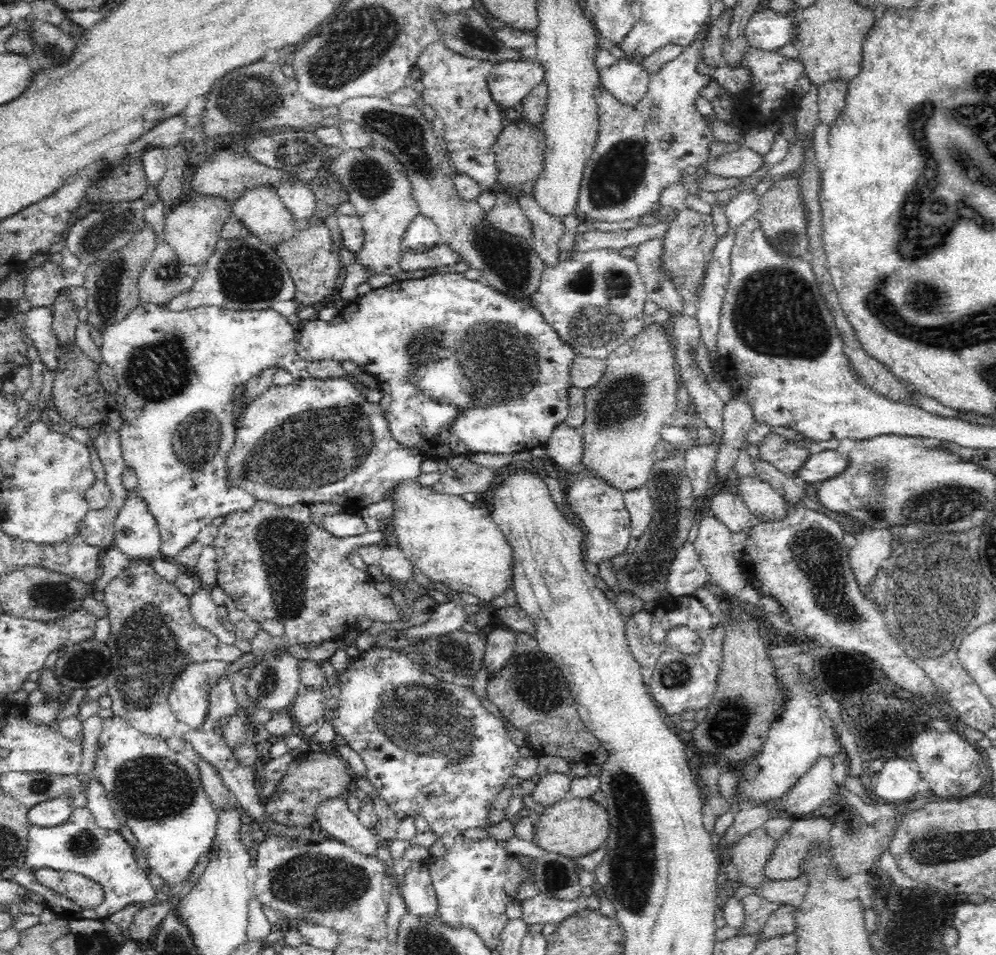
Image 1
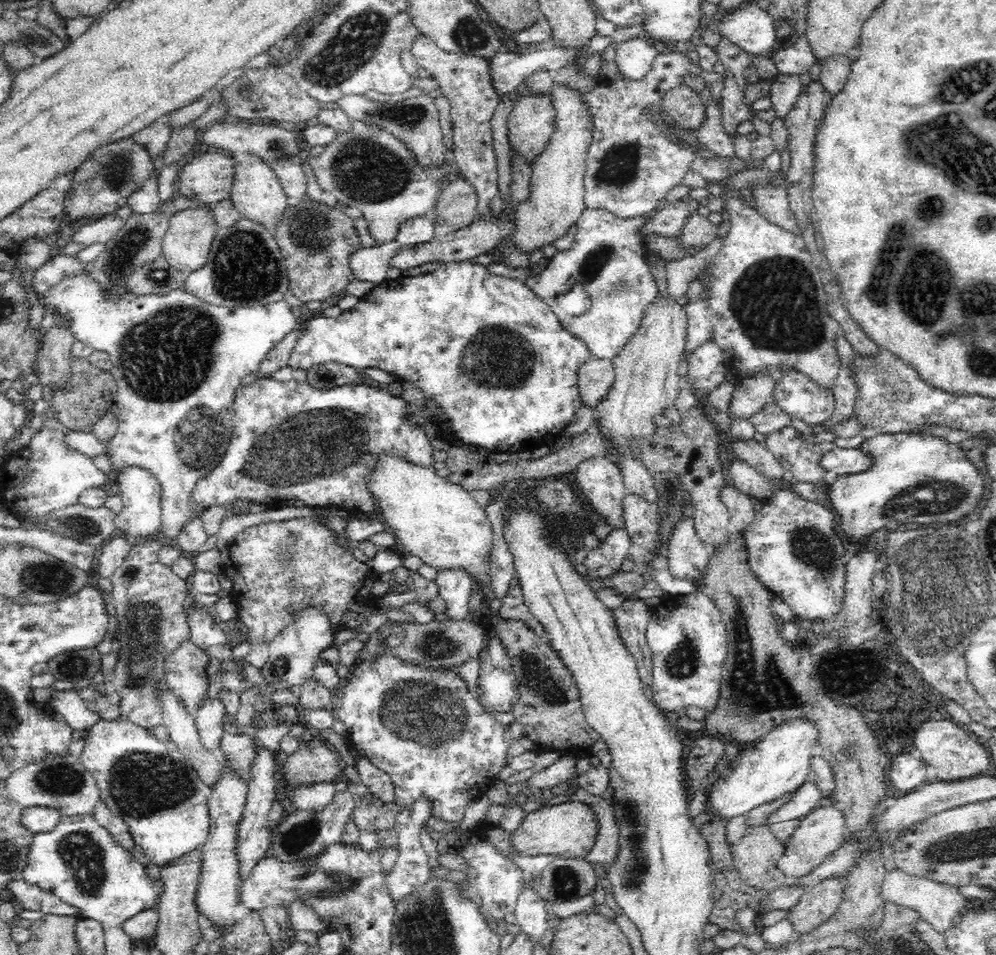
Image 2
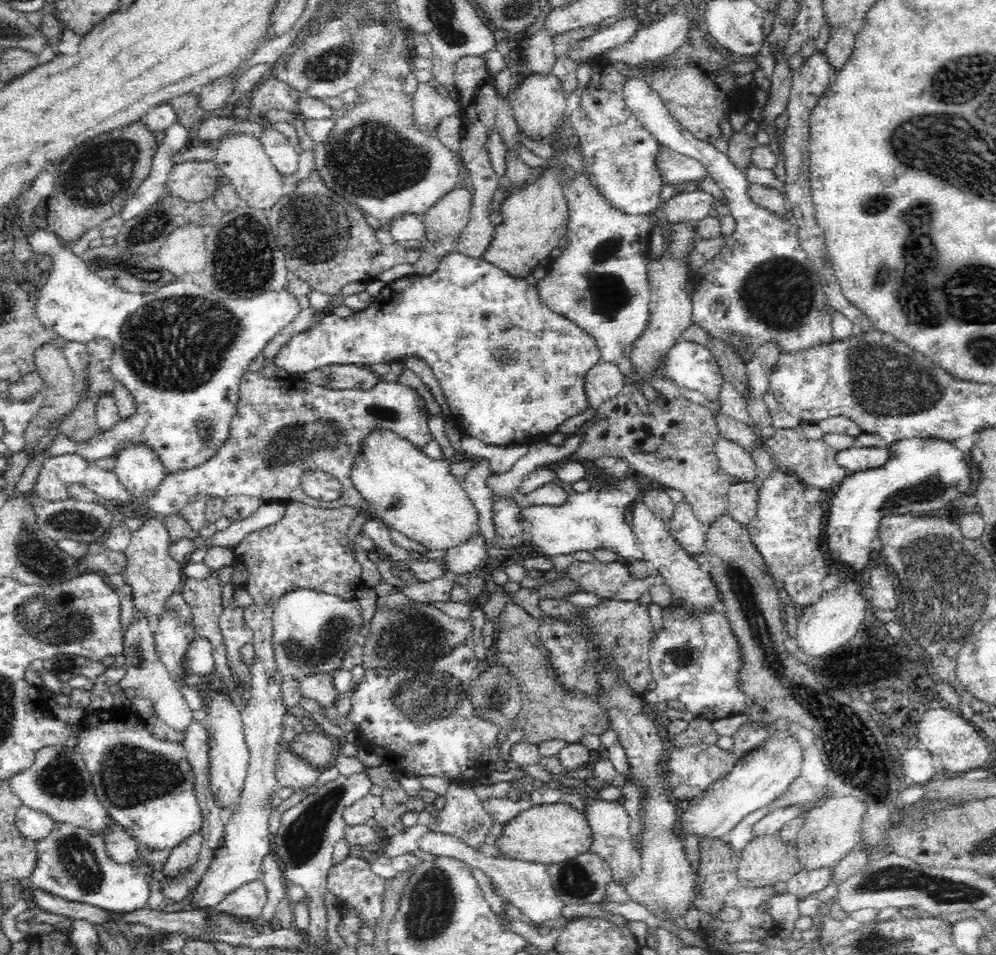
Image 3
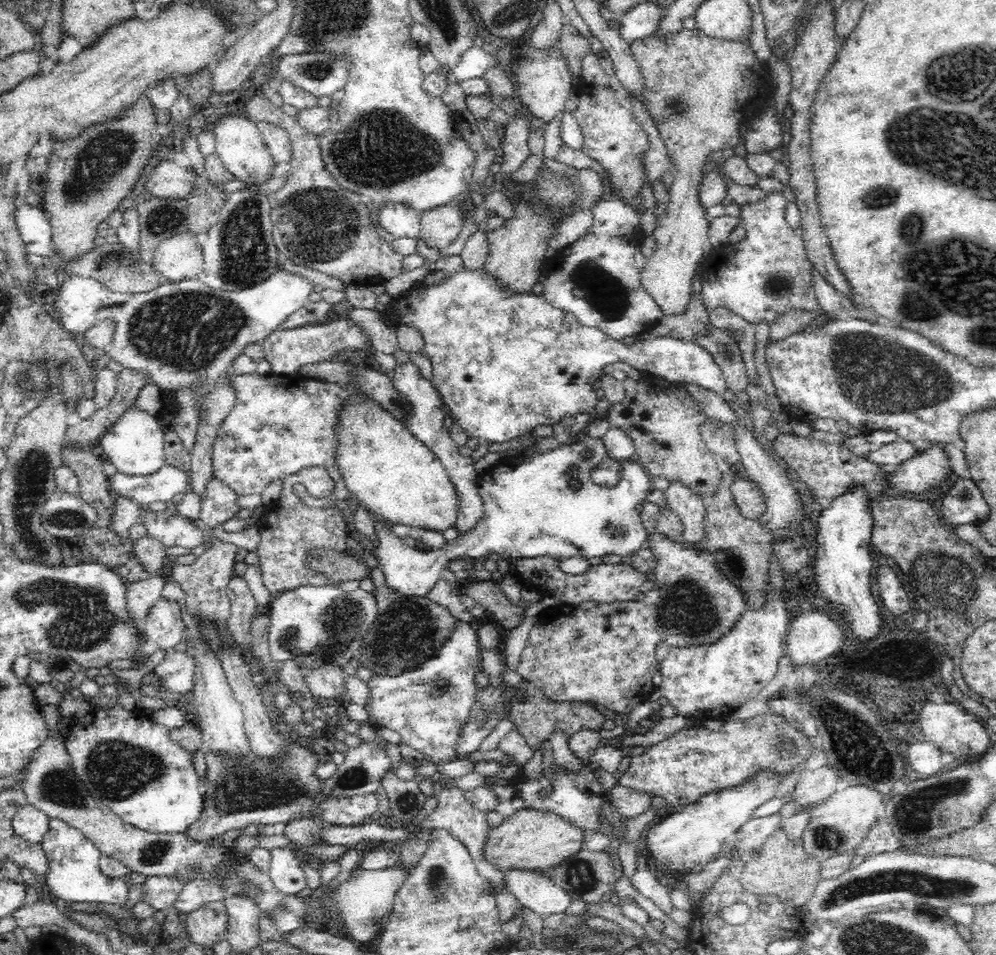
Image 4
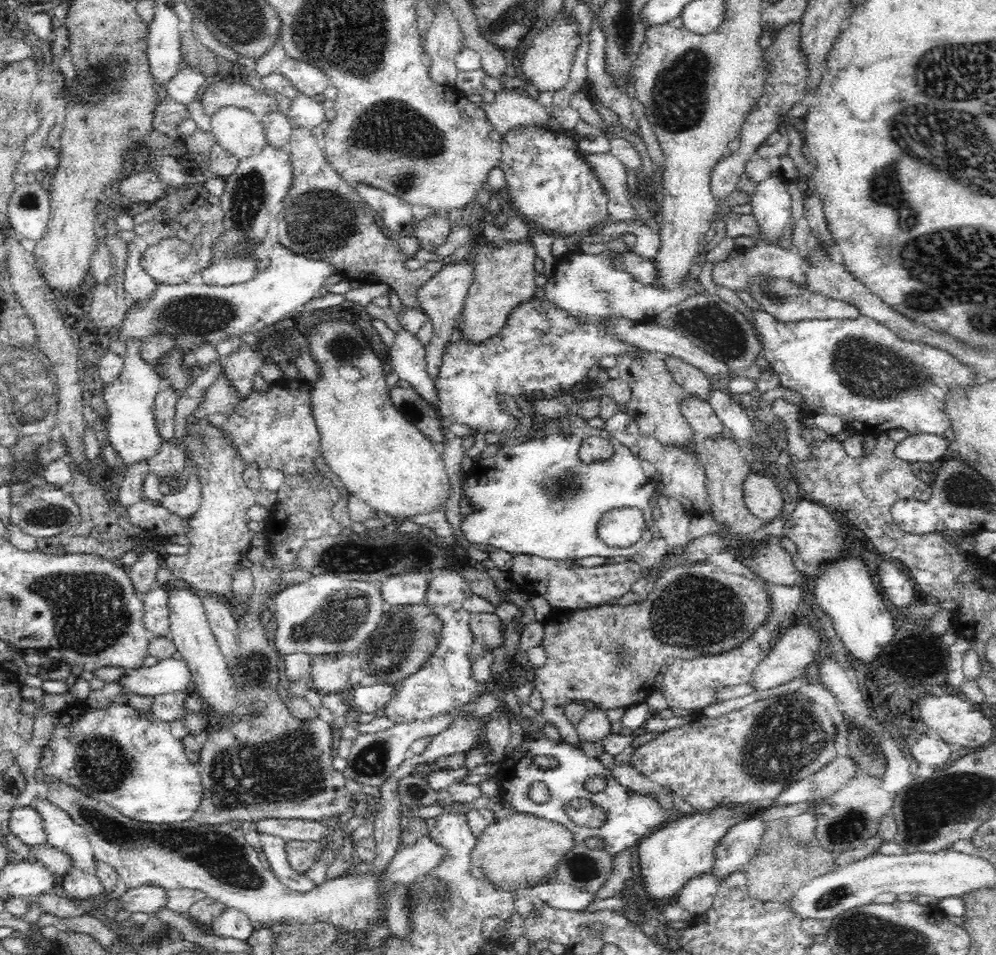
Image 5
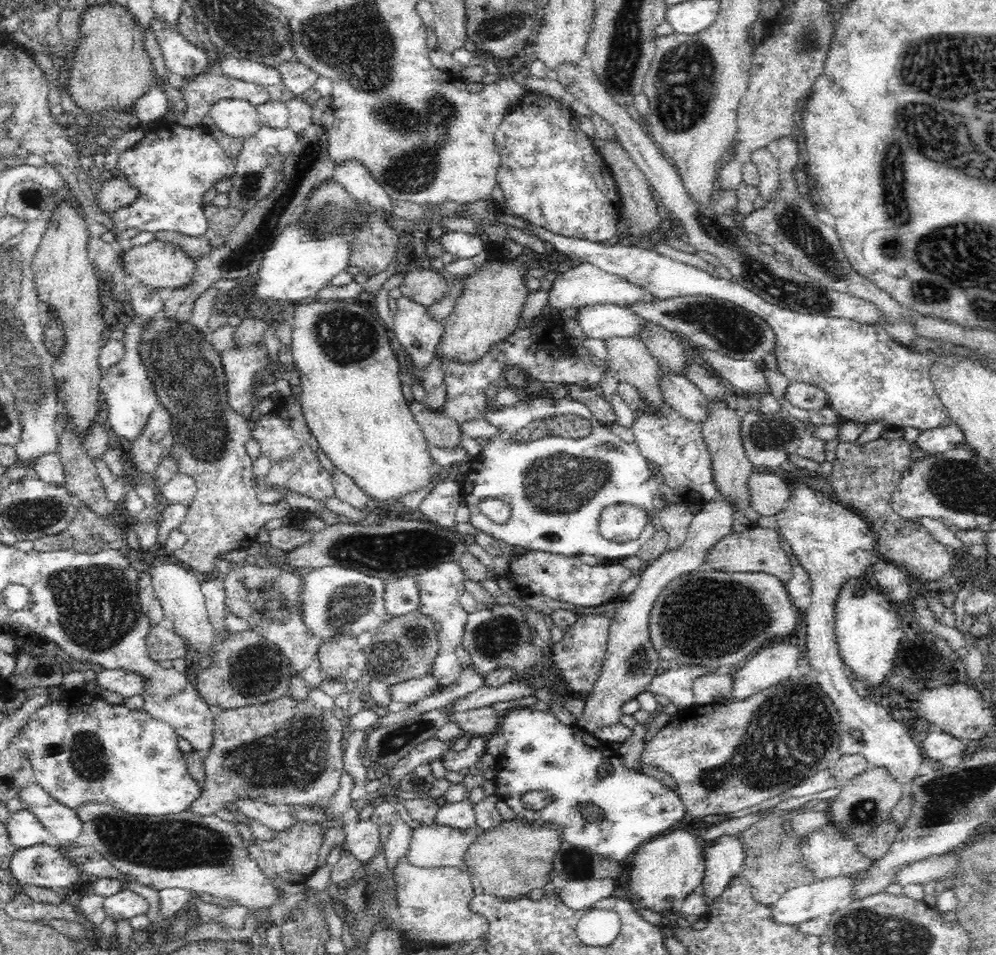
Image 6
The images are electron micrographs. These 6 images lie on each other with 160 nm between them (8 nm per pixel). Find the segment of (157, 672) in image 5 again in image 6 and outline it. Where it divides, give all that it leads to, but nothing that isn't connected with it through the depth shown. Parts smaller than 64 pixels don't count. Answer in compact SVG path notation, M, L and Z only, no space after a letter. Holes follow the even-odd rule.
M104 668L98 673L97 681L101 689L114 692L123 699L136 696L136 694L141 695L144 690L144 679L140 679L138 674L127 670Z

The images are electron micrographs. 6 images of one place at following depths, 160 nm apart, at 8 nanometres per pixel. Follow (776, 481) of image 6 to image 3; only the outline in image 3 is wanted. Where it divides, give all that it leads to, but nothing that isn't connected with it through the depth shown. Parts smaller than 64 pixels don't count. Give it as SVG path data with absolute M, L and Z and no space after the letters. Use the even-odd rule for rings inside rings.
M733 482L728 489L726 512L747 525L758 510L758 493L752 482Z

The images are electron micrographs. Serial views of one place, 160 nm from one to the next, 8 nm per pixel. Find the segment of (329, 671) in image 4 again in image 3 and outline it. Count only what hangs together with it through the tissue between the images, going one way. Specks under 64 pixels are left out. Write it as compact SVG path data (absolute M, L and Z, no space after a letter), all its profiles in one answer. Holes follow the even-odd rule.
M311 671L301 682L301 694L315 700L322 708L331 708L340 696L335 688L334 675L328 672Z

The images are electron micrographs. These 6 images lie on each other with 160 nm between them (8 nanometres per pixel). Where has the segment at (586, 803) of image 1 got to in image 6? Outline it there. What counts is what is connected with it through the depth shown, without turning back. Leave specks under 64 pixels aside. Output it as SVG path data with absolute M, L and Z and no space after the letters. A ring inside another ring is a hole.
M525 819L503 820L496 828L489 829L480 839L467 848L464 860L467 872L474 879L478 891L488 896L502 900L520 900L534 888L542 888L550 880L553 870L553 860L556 850L562 842L561 834L548 826L541 826L539 822L530 822Z

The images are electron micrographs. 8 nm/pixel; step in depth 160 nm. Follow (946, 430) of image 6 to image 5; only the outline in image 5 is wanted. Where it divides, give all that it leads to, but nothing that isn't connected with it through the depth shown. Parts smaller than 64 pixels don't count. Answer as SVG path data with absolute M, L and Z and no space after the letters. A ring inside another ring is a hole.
M938 433L909 434L904 440L899 442L898 448L896 448L896 455L902 459L906 459L908 462L936 462L937 460L950 456L950 448L954 449L955 447L950 446L950 440L945 435Z

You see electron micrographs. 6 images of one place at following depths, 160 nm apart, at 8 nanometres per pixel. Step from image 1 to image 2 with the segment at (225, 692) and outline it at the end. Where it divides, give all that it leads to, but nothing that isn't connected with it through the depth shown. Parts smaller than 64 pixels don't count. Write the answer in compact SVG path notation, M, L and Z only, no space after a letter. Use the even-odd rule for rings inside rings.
M218 696L205 700L193 715L203 747L210 751L220 749L224 734L222 722L228 716L223 702Z

